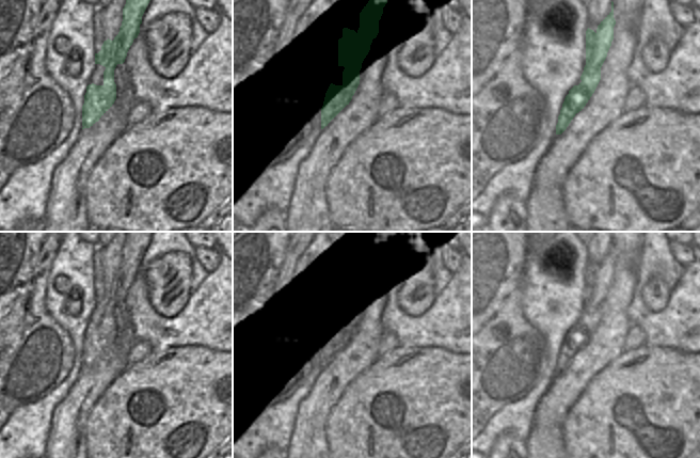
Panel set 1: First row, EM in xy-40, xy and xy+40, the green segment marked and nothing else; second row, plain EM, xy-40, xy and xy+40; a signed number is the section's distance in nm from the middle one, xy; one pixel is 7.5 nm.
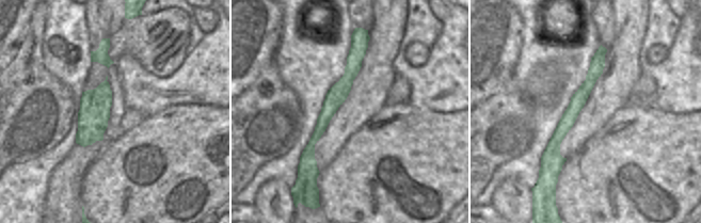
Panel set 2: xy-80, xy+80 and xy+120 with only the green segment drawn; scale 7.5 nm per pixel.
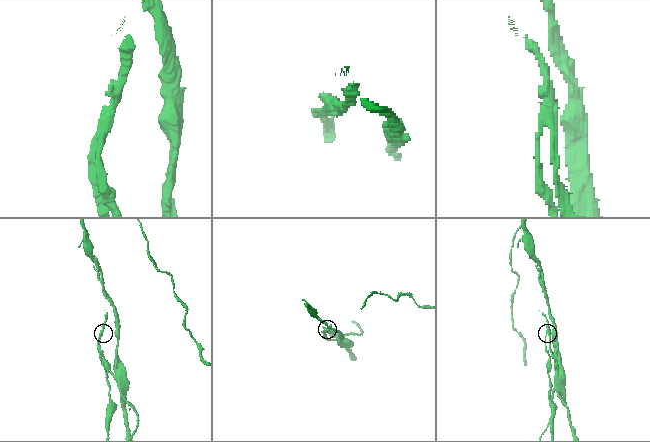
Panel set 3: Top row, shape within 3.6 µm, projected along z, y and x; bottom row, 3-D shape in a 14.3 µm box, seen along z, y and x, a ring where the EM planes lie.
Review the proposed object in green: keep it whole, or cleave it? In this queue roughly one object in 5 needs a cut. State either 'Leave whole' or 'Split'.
Split.

